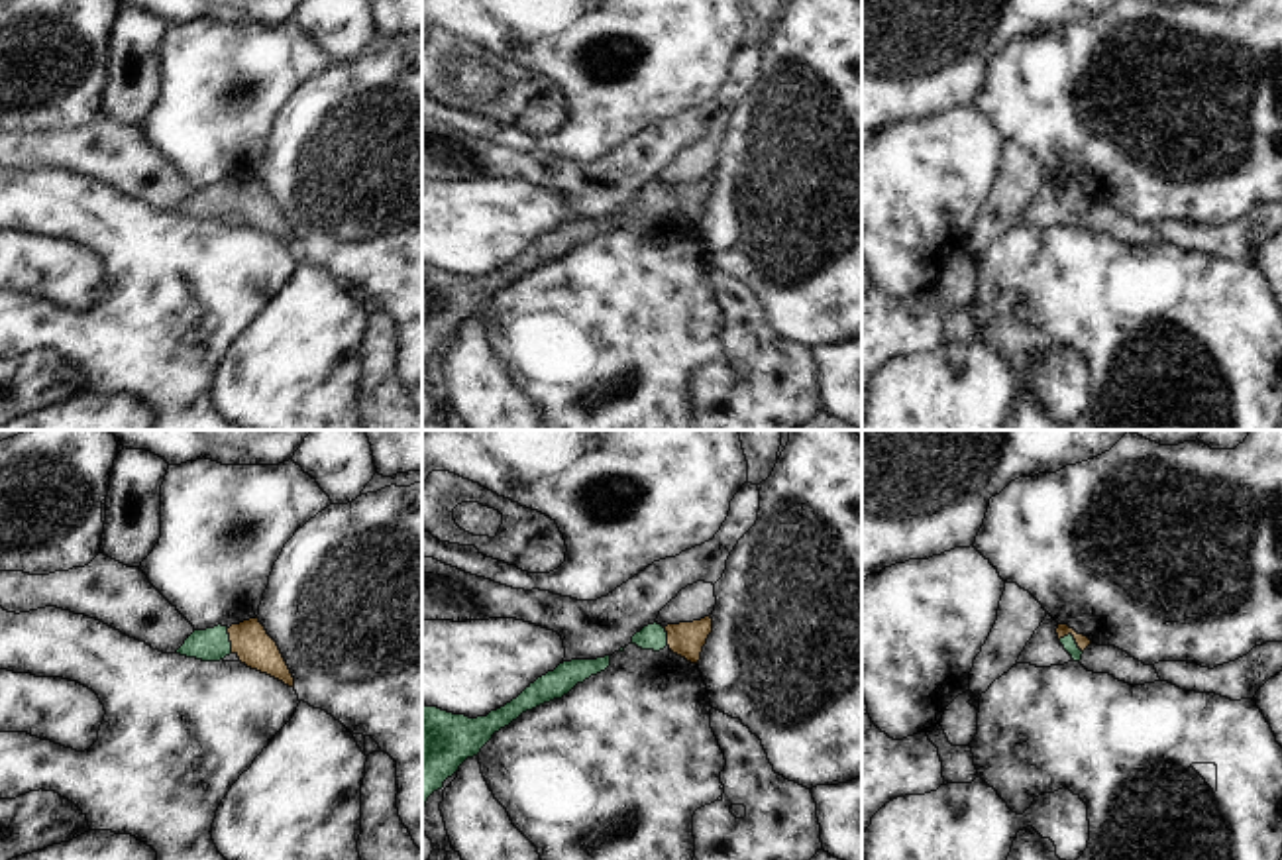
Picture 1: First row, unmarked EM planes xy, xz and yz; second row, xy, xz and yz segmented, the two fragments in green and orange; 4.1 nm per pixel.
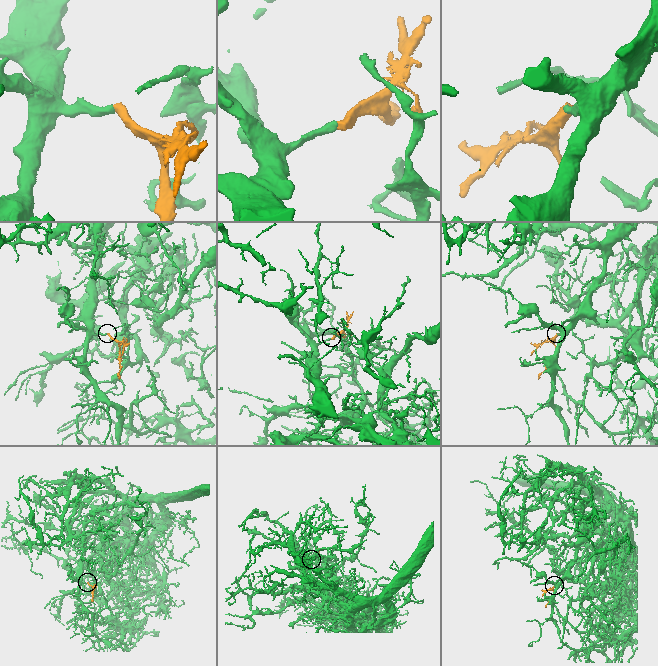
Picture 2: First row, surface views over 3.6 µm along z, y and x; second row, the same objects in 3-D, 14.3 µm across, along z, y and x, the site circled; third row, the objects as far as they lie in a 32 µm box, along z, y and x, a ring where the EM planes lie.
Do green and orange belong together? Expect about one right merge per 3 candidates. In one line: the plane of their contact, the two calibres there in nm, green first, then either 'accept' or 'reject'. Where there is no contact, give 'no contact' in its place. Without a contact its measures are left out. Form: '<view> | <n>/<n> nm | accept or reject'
yz | 60/50 nm | accept

